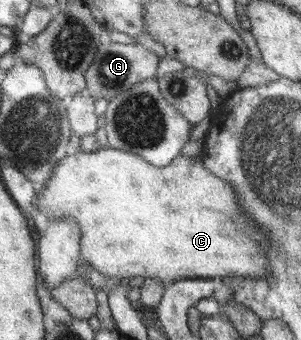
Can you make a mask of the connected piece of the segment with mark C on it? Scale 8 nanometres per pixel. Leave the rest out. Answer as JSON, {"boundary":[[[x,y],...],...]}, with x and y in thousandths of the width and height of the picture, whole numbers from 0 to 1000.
{"boundary":[[[336,435],[319,447],[266,444],[249,459],[223,459],[193,471],[166,524],[130,559],[123,582],[130,624],[153,635],[159,656],[213,644],[213,638],[246,644],[259,656],[266,679],[272,679],[266,703],[272,703],[272,762],[279,774],[346,812],[392,818],[395,826],[439,818],[439,812],[532,818],[532,826],[565,835],[608,821],[704,821],[718,812],[731,812],[738,821],[744,815],[870,818],[887,815],[897,797],[897,724],[904,718],[884,712],[884,700],[870,694],[870,682],[844,659],[811,653],[817,635],[797,629],[797,612],[807,612],[807,606],[791,606],[794,571],[781,571],[781,550],[767,547],[767,535],[754,535],[751,524],[731,524],[704,509],[668,468],[611,462],[598,453],[565,485],[525,491],[505,488],[488,468],[472,465],[465,456],[422,444],[349,435]]]}

